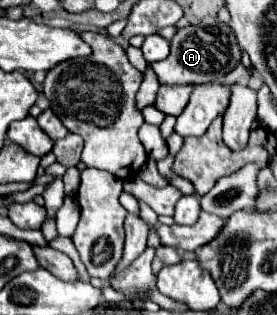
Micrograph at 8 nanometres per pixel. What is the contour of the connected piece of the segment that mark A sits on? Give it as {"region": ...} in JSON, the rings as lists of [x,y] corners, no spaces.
{"region":[[[186,26],[176,32],[170,40],[170,56],[160,62],[152,62],[154,72],[158,74],[160,84],[202,84],[202,82],[220,82],[240,60],[240,46],[236,36],[228,26]]]}

